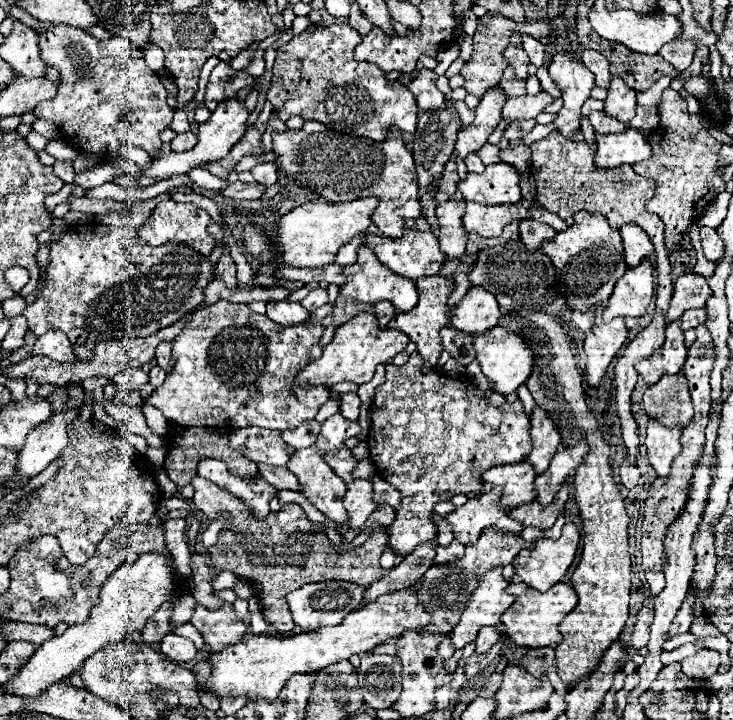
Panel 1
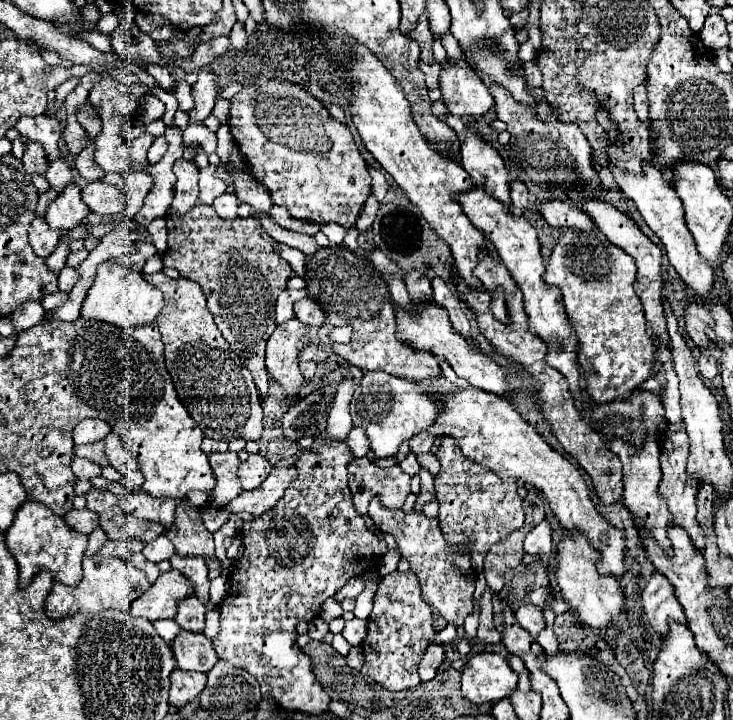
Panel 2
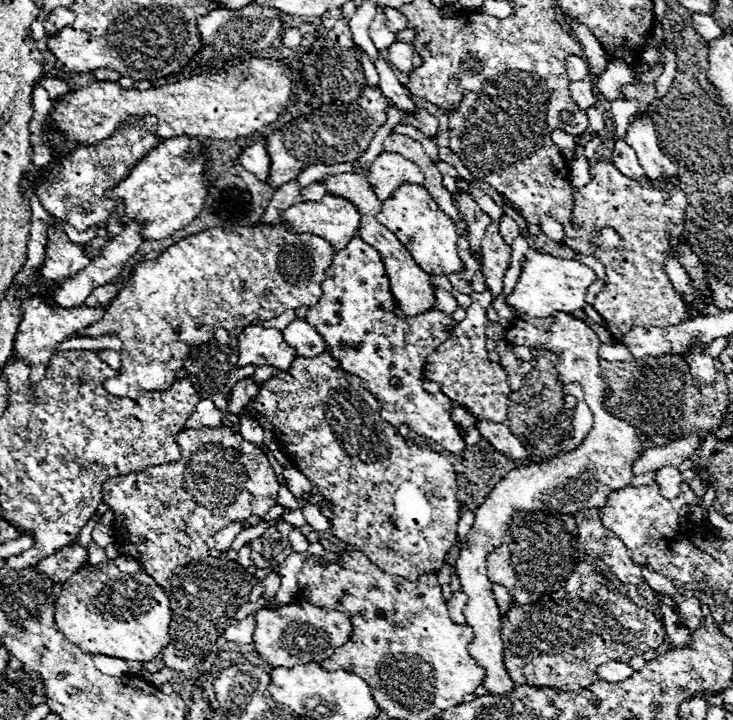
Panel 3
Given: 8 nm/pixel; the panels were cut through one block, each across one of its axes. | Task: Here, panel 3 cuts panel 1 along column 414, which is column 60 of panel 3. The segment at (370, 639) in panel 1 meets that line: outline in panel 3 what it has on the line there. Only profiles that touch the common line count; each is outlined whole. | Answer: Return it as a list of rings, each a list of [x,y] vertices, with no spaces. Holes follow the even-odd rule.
[[[114,560],[100,562],[100,564],[86,564],[74,576],[70,576],[70,580],[62,584],[54,618],[58,630],[80,650],[90,654],[104,654],[104,656],[124,658],[124,660],[146,662],[146,660],[154,660],[162,652],[162,648],[170,644],[168,630],[172,622],[172,612],[170,612],[170,600],[166,592],[156,584],[152,576],[146,576],[146,572],[126,574],[116,568]]]

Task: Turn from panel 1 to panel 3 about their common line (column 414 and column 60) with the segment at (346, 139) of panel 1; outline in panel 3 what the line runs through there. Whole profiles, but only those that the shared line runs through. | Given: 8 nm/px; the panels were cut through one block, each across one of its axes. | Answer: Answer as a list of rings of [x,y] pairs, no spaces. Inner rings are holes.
[[[150,116],[132,118],[124,128],[114,132],[114,136],[92,144],[88,148],[80,148],[62,160],[62,166],[44,174],[46,182],[38,184],[38,198],[42,200],[44,208],[62,222],[68,222],[78,232],[92,228],[96,224],[106,222],[114,210],[122,204],[122,200],[110,200],[106,190],[120,184],[132,168],[152,150],[158,146],[158,136],[154,134],[156,120]]]

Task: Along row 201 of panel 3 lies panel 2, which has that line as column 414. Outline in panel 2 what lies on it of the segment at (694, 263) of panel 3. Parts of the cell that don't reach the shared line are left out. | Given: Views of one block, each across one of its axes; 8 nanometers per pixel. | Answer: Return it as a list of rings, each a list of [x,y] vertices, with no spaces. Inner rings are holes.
[[[392,572],[388,576],[380,578],[378,590],[376,590],[372,602],[374,602],[374,608],[368,618],[368,634],[362,642],[362,652],[366,658],[364,666],[362,666],[362,674],[370,676],[378,684],[382,684],[386,690],[406,690],[406,688],[418,686],[420,678],[418,678],[416,668],[418,668],[418,662],[422,660],[426,646],[434,642],[434,618],[432,618],[430,606],[422,598],[422,590],[420,590],[416,574],[414,572],[404,572],[404,574]]]

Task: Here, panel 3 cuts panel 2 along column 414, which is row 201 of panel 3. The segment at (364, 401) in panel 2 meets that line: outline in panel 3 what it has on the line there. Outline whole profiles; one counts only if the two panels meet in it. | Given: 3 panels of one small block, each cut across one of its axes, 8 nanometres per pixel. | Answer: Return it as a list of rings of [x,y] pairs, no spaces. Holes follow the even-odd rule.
[[[402,184],[392,198],[382,202],[382,212],[376,216],[376,220],[396,234],[396,238],[406,246],[414,262],[426,274],[450,276],[452,272],[464,272],[464,264],[458,256],[458,246],[456,246],[458,236],[454,222],[440,212],[438,204],[432,200],[426,188],[418,184]]]

